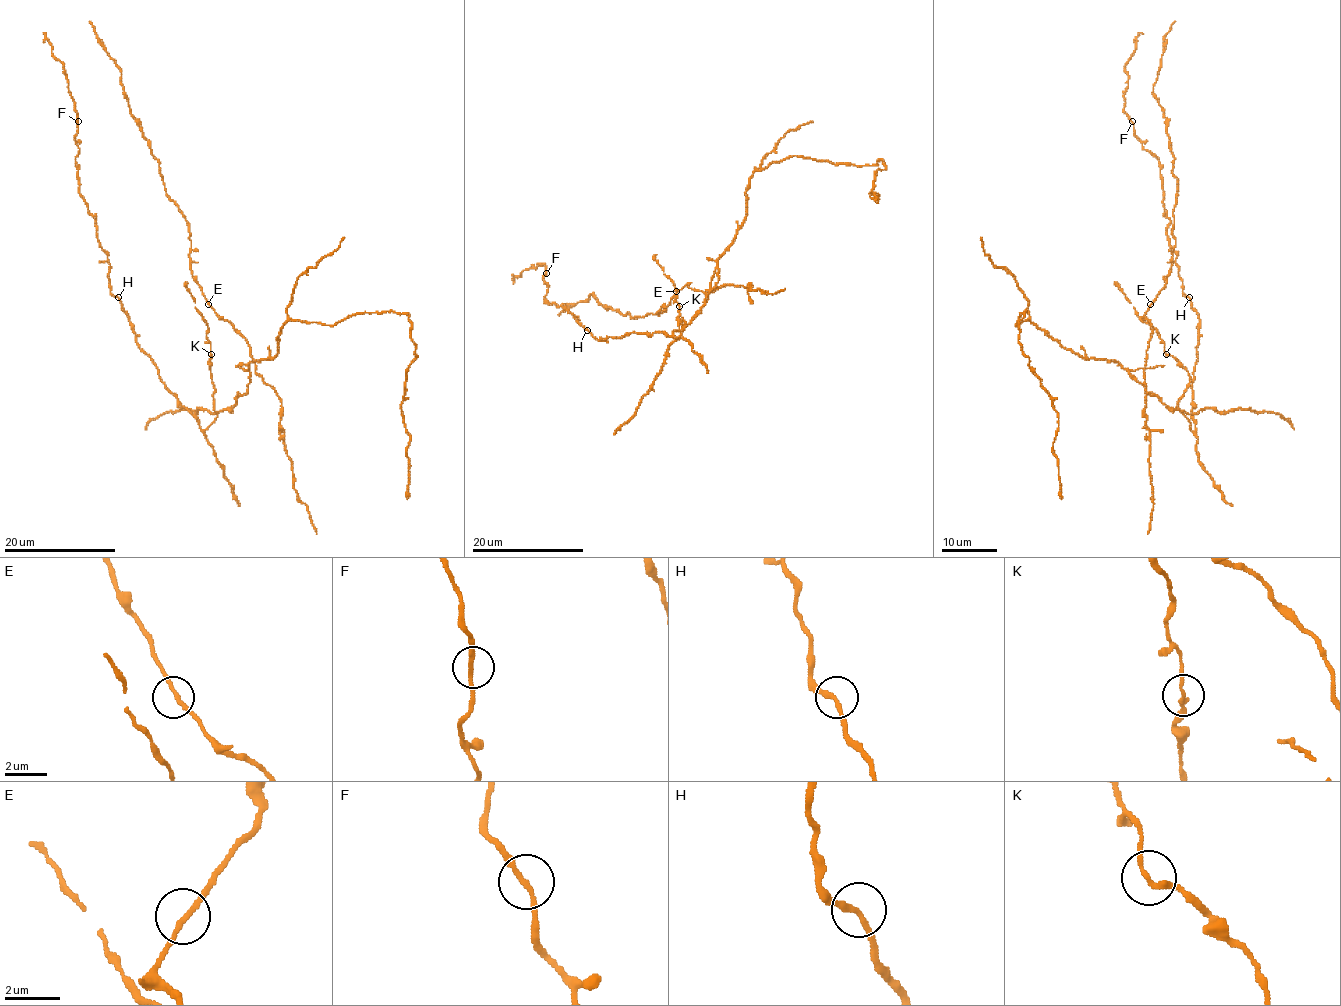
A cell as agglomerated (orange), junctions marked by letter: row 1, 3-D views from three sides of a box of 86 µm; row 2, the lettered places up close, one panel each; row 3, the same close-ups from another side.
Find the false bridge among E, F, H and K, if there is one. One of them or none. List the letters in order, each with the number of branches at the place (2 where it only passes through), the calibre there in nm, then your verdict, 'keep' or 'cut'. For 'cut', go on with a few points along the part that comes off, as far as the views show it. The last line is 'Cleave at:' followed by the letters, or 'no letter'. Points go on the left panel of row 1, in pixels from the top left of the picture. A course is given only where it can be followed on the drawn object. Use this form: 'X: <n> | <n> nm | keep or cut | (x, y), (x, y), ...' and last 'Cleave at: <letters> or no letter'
E: 2 | 180 nm | keep
F: 2 | 200 nm | keep
H: 2 | 190 nm | keep
K: 2 | 190 nm | keep
Cleave at: no letter

